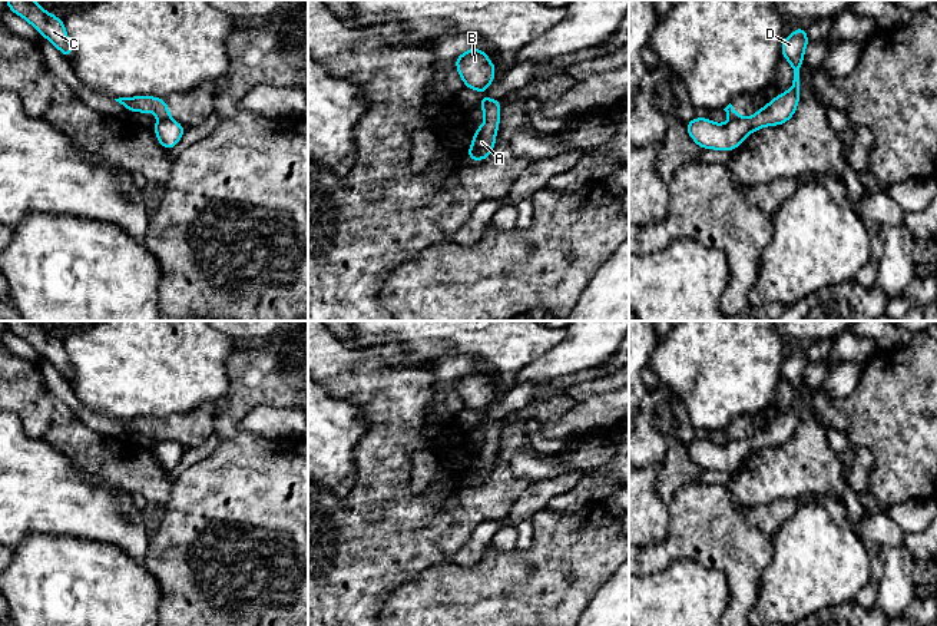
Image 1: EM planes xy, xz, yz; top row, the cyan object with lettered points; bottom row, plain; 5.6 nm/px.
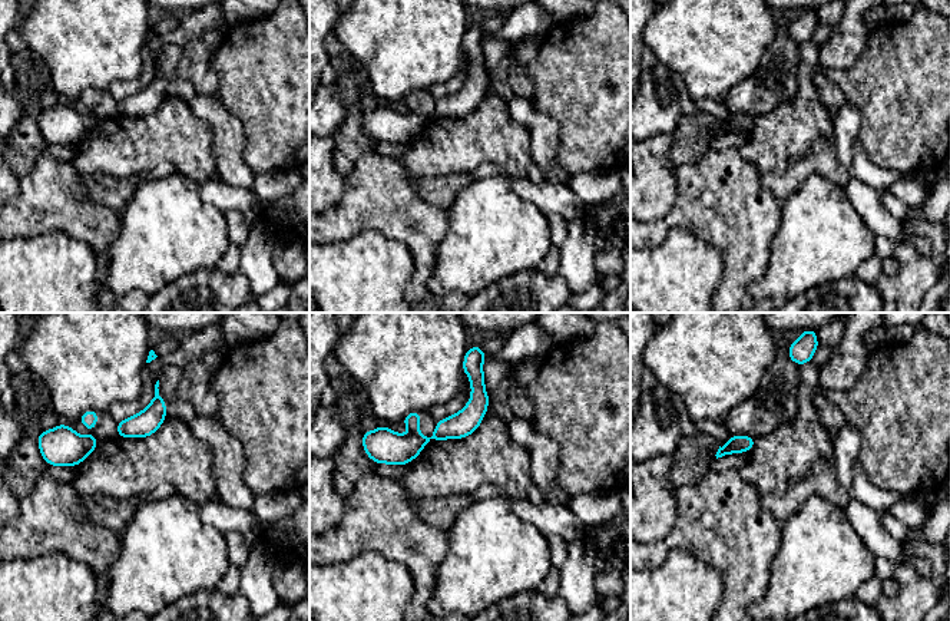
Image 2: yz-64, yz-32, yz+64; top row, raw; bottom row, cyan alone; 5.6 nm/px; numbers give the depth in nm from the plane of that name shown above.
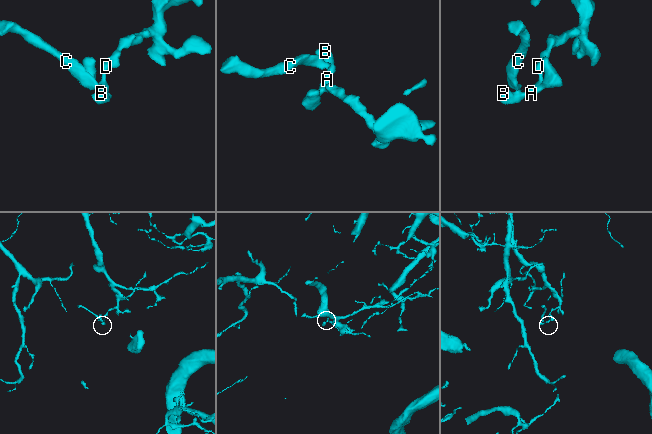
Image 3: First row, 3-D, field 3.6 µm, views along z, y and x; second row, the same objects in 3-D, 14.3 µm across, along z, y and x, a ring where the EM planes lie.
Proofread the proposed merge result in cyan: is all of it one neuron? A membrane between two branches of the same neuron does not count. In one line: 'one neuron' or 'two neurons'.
two neurons

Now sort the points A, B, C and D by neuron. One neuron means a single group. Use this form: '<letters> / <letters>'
A B D / C

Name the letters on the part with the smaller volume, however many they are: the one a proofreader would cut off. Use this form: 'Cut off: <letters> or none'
Cut off: C

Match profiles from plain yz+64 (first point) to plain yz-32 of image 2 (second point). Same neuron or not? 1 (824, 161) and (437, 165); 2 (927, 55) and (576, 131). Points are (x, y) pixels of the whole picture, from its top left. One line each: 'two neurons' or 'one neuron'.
1: two neurons
2: one neuron

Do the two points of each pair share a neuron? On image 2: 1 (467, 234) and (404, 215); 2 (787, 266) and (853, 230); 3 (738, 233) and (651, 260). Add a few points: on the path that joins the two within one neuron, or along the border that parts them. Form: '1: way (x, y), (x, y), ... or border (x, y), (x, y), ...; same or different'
1: border (447, 210), (447, 231), (436, 250), (436, 260); different
2: way (803, 257), (820, 240), (837, 240); same
3: border (677, 227), (717, 247), (724, 271); different

